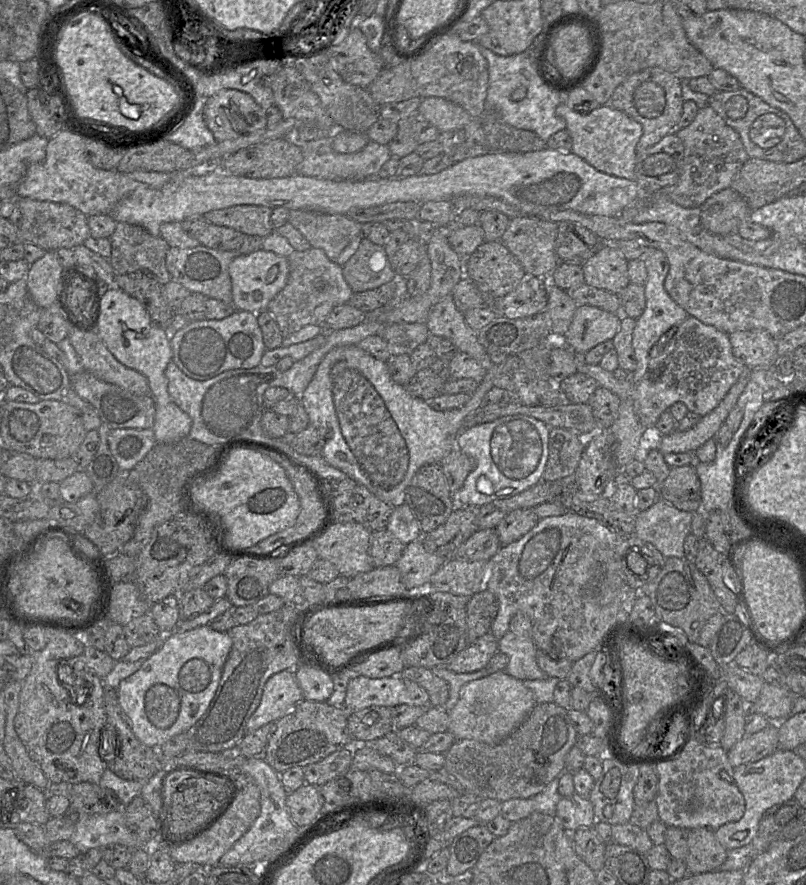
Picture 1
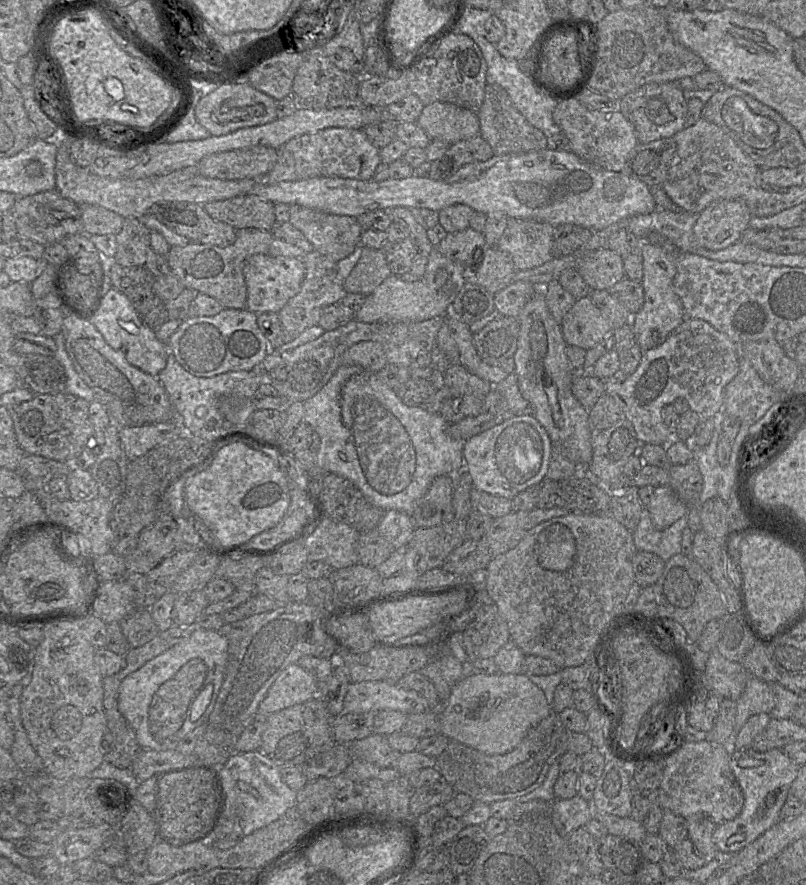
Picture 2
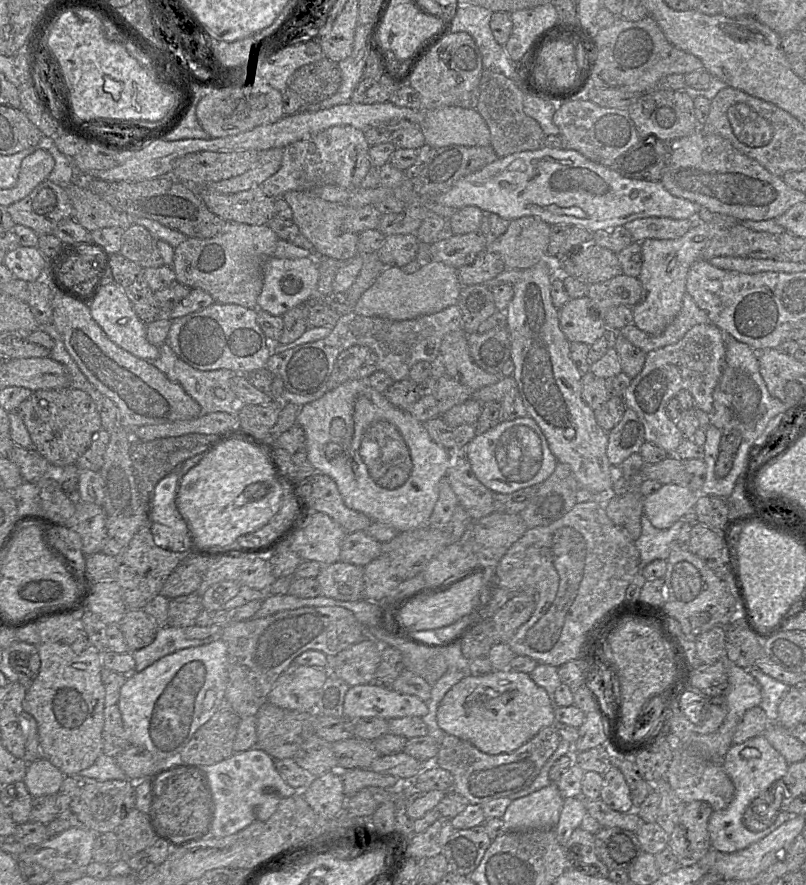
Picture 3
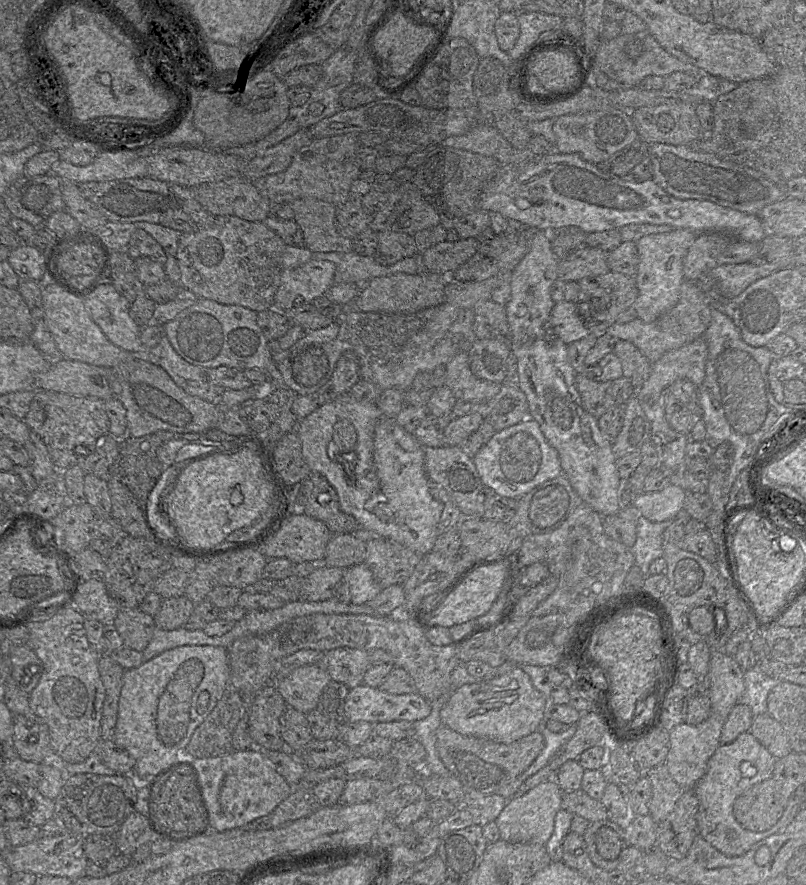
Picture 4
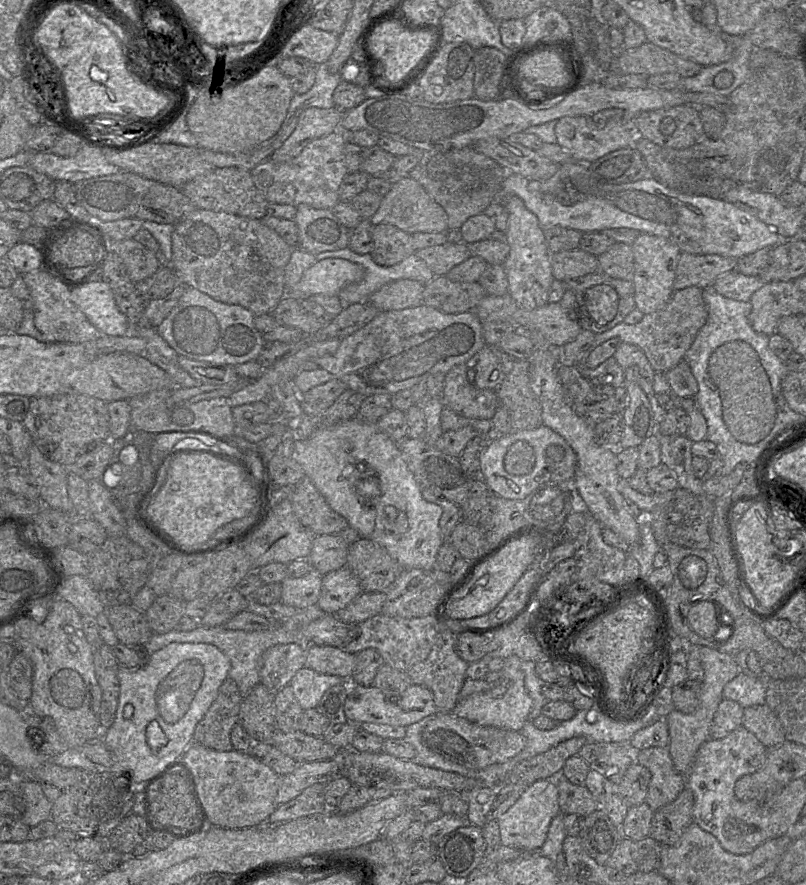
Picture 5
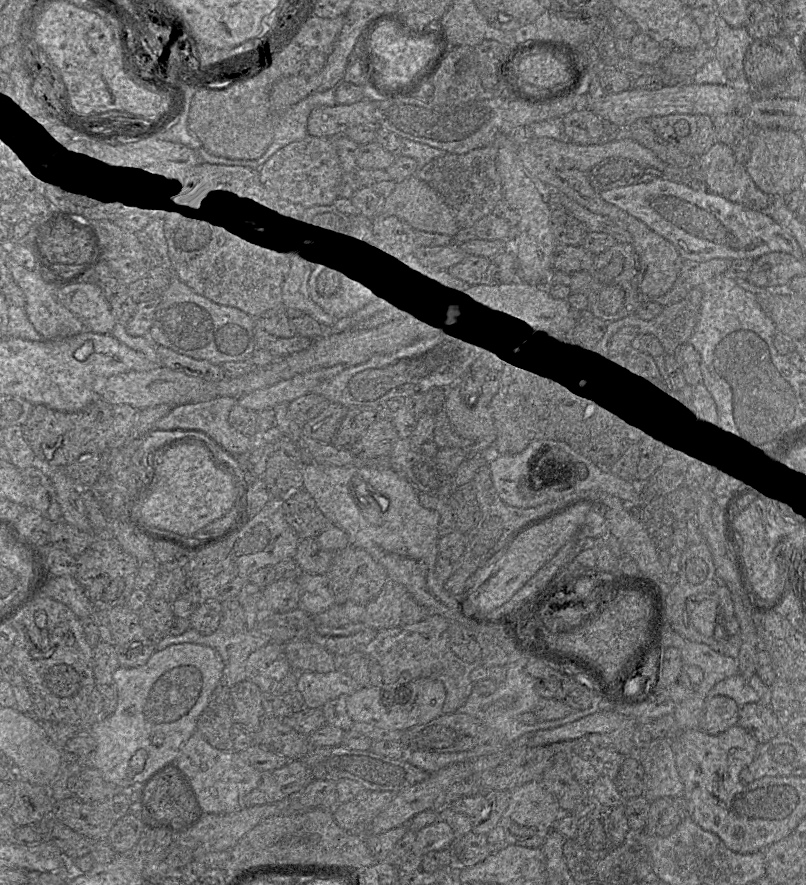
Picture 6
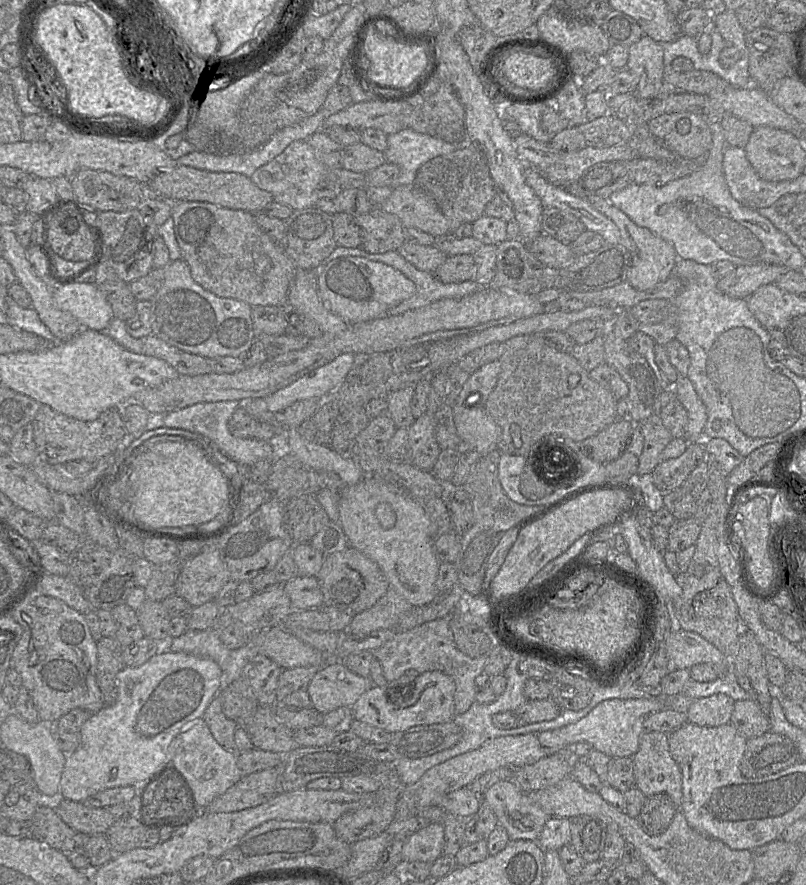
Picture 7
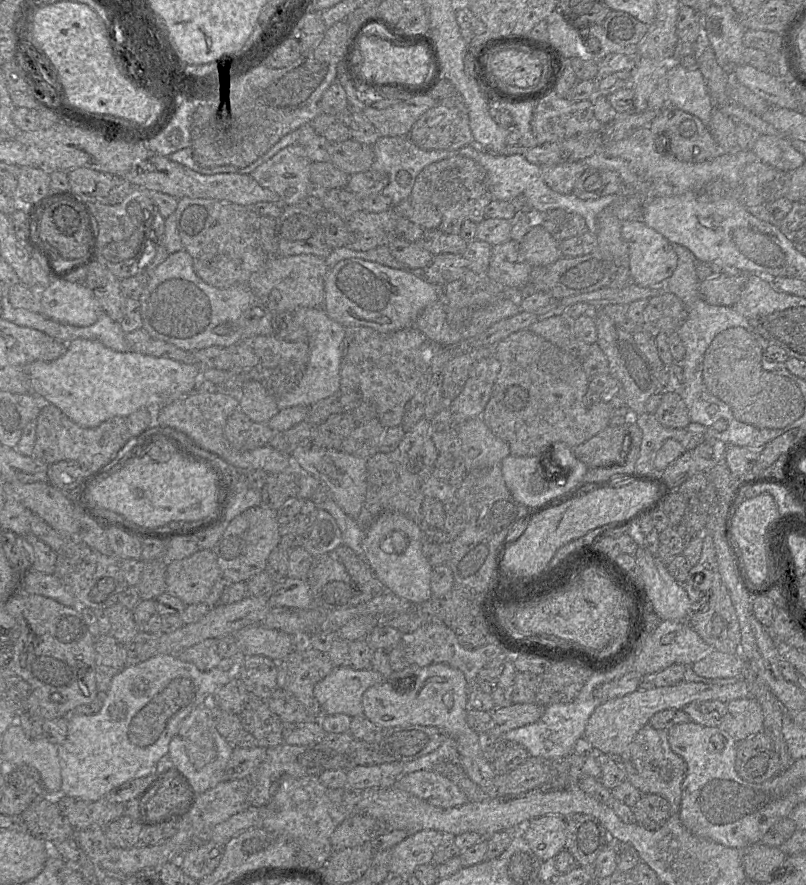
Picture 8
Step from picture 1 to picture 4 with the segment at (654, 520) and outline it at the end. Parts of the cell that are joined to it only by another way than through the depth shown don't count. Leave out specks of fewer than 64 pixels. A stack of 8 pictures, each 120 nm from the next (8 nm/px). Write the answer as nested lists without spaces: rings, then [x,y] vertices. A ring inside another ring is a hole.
[[[640,516],[636,526],[636,542],[630,548],[635,558],[635,564],[642,574],[648,576],[650,564],[663,556],[663,532],[674,522],[651,522]]]

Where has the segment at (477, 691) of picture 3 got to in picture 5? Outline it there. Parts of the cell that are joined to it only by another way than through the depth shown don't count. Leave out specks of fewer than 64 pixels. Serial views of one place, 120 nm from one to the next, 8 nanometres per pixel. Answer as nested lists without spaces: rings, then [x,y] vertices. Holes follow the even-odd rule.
[[[517,656],[505,658],[504,667],[500,671],[501,677],[497,681],[489,683],[490,690],[474,693],[460,700],[452,713],[478,725],[520,731],[528,720],[533,707],[533,700],[525,687],[521,660]]]

